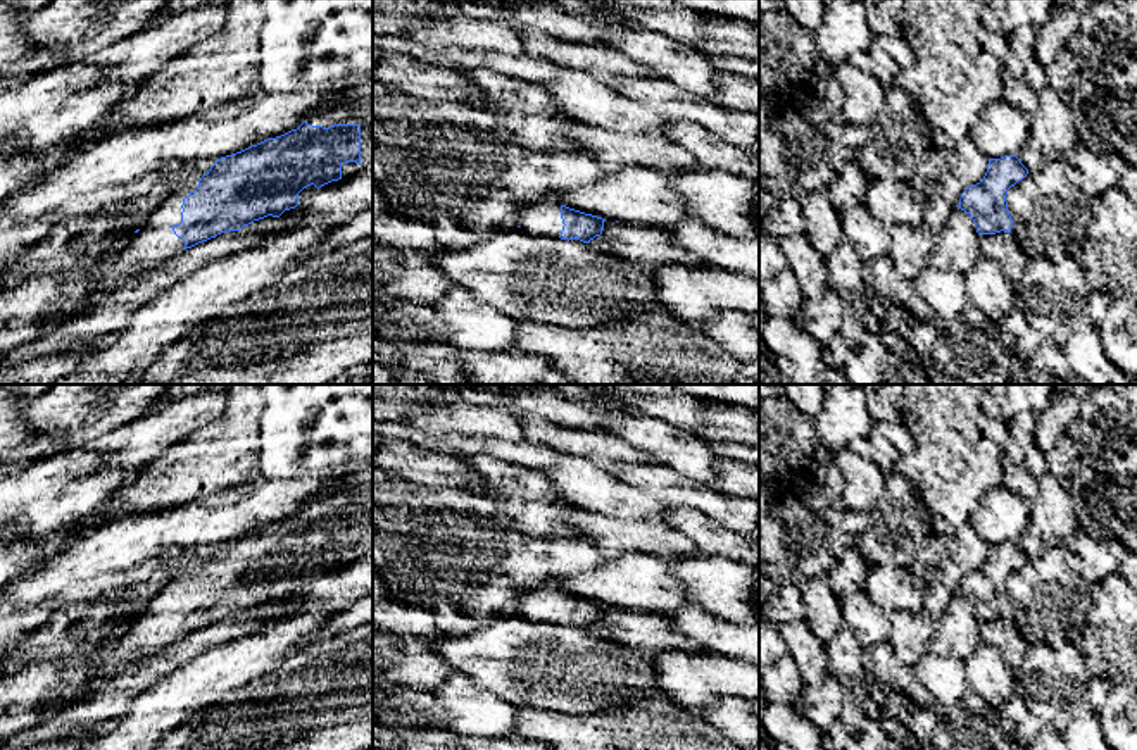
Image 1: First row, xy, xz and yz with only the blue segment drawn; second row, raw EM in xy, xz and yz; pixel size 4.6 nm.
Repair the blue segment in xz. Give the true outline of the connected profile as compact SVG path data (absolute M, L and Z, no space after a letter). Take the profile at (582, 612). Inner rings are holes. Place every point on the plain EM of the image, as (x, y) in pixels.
M550 583L533 584L519 593L519 616L537 622L590 629L604 617L606 605L561 591Z

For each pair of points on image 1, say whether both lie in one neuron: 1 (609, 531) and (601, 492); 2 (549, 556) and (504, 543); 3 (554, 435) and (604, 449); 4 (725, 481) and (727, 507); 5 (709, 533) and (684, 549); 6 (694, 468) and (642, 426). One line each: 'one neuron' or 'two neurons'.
1: two neurons
2: one neuron
3: one neuron
4: two neurons
5: two neurons
6: one neuron

